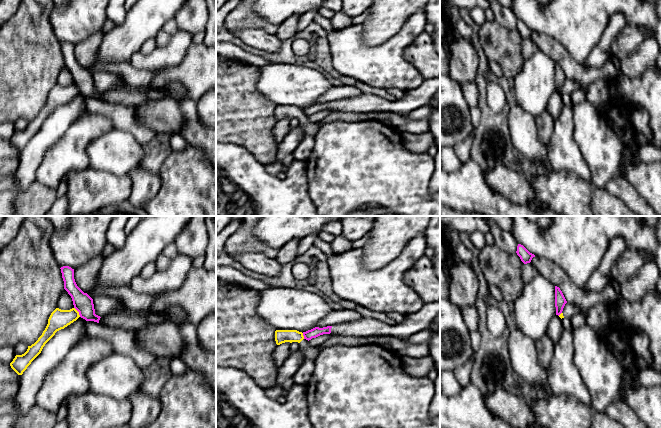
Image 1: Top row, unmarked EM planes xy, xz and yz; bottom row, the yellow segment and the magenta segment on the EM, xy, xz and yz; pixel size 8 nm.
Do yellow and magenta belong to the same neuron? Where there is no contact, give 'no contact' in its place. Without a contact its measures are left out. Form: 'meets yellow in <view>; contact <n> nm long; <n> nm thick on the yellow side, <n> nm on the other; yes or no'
meets yellow in xy; contact 90 nm long; 160 nm thick on the yellow side, 160 nm on the other; no

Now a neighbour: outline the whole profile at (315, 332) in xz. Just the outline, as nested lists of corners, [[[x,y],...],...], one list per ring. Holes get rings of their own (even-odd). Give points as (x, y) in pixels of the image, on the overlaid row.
[[[440,300],[425,303],[417,312],[405,315],[401,323],[395,325],[386,324],[380,320],[362,317],[357,321],[341,323],[323,328],[315,327],[303,332],[304,339],[311,340],[323,334],[369,337],[369,336],[393,336],[405,339],[410,335],[429,328],[432,320],[440,313]]]

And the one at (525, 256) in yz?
[[[518,244],[517,246],[517,255],[520,257],[521,261],[524,264],[530,263],[532,258],[535,257],[534,254],[530,253],[523,245]]]

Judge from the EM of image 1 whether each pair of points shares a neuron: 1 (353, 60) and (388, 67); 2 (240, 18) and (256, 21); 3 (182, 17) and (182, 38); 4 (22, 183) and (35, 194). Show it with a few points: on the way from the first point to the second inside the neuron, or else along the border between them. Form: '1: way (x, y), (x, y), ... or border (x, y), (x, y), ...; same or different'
1: way (362, 62), (379, 66); same
2: way (244, 18), (252, 19); same
3: border (179, 29), (193, 34); different
4: border (36, 180), (17, 194), (14, 205); different

